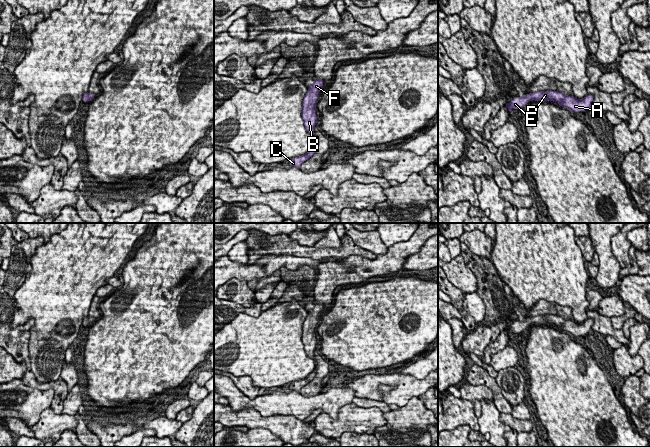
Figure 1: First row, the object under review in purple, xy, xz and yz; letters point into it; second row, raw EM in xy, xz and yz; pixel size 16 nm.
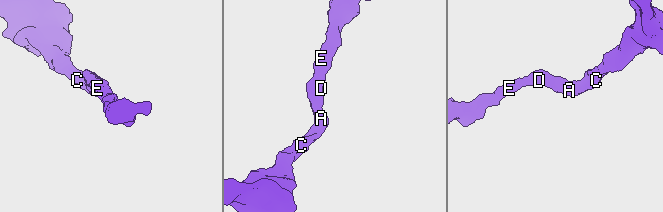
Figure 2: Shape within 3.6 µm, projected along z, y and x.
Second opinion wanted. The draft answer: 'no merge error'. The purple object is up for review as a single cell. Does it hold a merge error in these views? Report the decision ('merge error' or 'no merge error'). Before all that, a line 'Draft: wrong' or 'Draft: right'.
Draft: right
no merge error

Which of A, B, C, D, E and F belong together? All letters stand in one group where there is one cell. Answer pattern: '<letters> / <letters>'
A B C D E F

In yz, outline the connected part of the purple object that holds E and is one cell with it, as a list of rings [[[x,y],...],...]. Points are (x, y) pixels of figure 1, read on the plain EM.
[[[547,314],[524,318],[522,321],[516,320],[509,328],[505,327],[505,330],[509,335],[510,333],[521,333],[530,325],[555,325],[563,332],[583,336],[590,332],[593,323],[592,318],[588,318],[582,323],[576,323],[574,320],[568,320],[558,315]]]

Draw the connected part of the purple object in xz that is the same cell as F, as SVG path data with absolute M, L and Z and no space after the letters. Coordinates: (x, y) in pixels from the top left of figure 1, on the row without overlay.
M313 301L314 307L308 310L308 315L303 322L301 340L308 357L314 359L314 352L317 345L316 325L318 318L323 312L323 304Z

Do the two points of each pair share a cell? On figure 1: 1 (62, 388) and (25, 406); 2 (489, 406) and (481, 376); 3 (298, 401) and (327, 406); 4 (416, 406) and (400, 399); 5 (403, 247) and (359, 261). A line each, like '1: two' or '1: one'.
1: two
2: two
3: one
4: two
5: one

